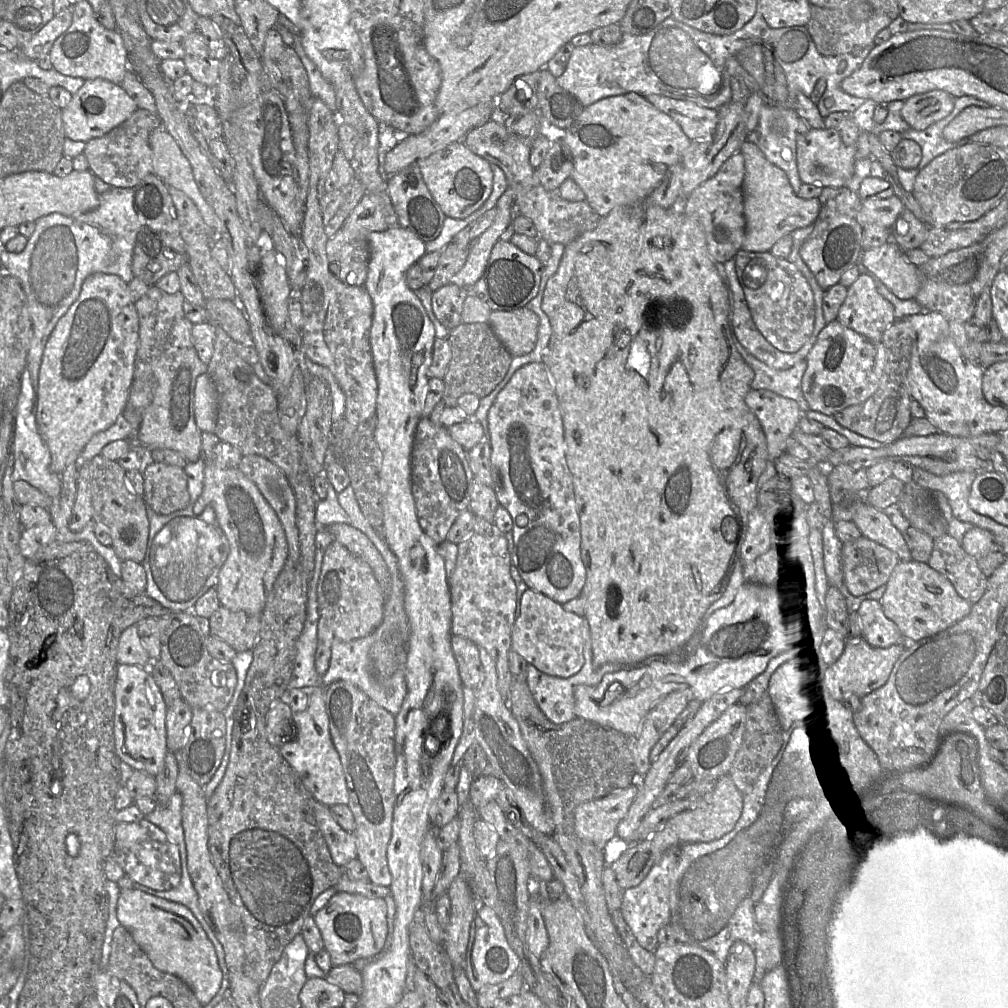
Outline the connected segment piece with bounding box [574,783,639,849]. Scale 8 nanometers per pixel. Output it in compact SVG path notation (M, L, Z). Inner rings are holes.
M638 783L631 784L603 798L578 805L574 811L576 835L603 849L616 835L617 826L626 816L638 791Z

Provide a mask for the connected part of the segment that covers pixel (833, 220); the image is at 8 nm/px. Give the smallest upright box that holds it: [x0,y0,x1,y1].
[800,187,863,291]

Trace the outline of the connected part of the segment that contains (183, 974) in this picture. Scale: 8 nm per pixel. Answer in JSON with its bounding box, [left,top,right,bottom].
[117,889,222,1006]

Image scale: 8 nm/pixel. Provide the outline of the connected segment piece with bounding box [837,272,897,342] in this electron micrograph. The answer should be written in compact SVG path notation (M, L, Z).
M864 272L848 288L837 320L861 335L881 342L884 331L897 319L893 304L877 290L875 277Z

